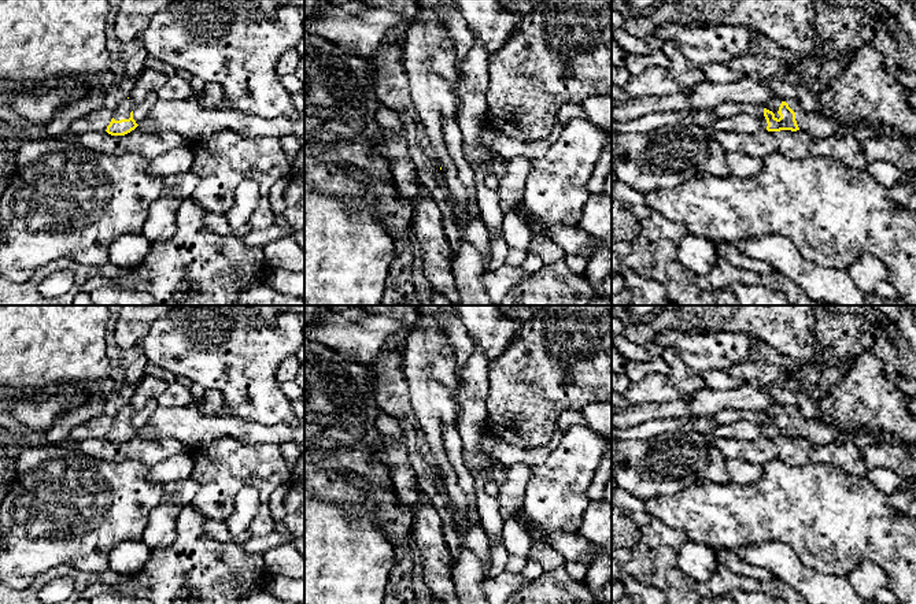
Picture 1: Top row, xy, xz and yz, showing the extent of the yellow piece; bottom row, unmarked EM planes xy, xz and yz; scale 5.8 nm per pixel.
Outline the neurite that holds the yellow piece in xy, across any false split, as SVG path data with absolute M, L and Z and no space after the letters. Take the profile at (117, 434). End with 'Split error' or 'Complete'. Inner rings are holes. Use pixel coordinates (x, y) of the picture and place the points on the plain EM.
M130 405L122 407L114 418L114 425L107 433L107 440L111 442L125 442L134 437L138 431L133 426L134 410Z. Split error

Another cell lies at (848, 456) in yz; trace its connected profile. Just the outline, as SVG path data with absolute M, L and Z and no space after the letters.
M762 437L753 441L716 438L712 441L725 460L740 459L761 467L772 460L797 467L821 463L863 477L868 471L863 448L850 441L834 441L823 445L801 437Z

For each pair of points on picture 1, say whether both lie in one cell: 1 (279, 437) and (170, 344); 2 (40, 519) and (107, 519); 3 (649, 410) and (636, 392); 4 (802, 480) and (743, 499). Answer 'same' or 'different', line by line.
1: different
2: same
3: different
4: same

